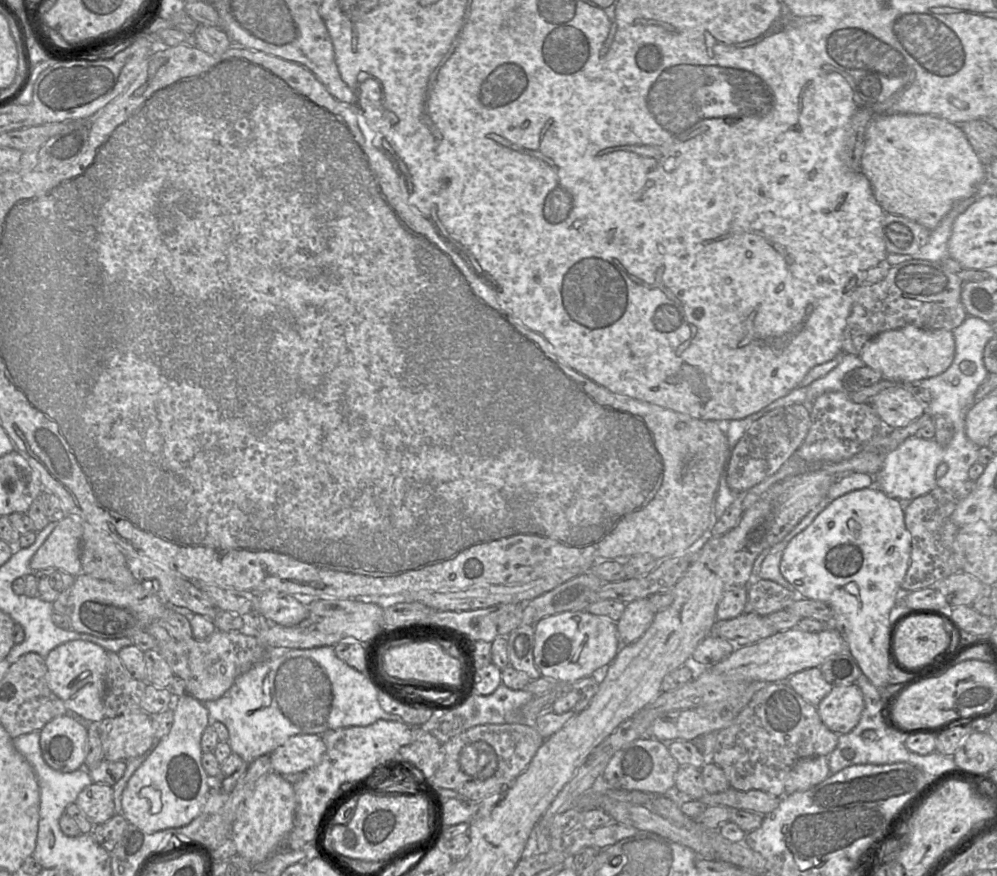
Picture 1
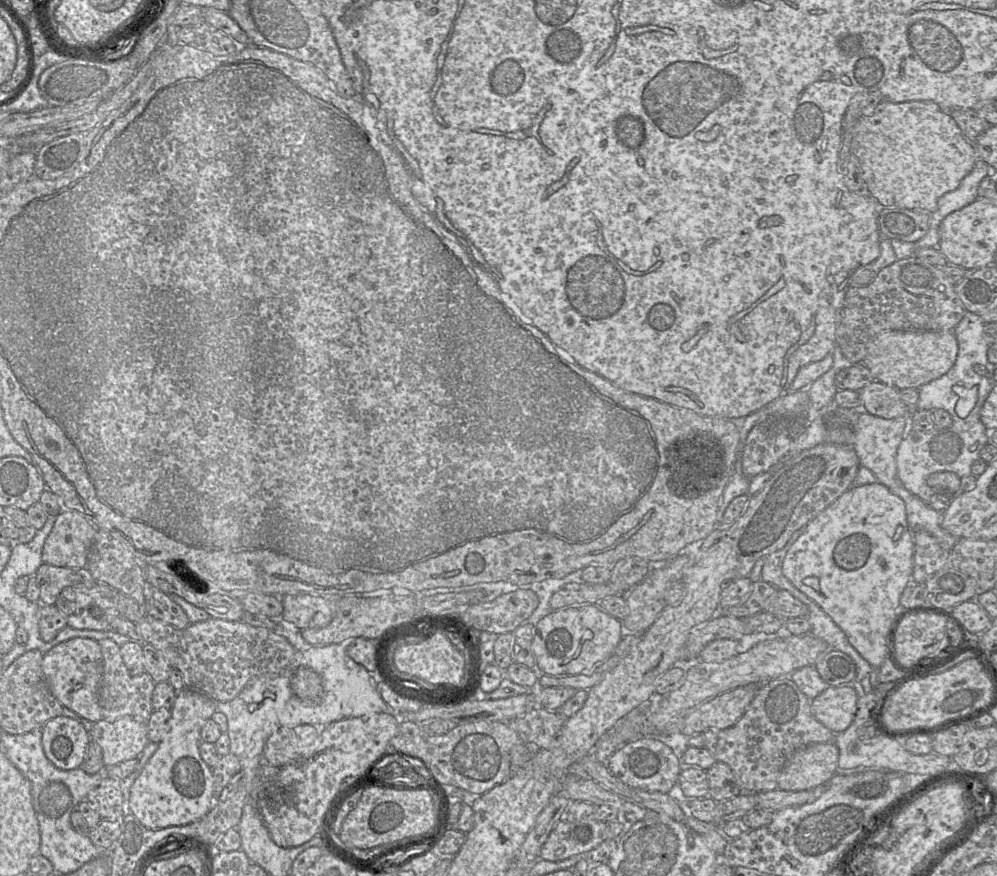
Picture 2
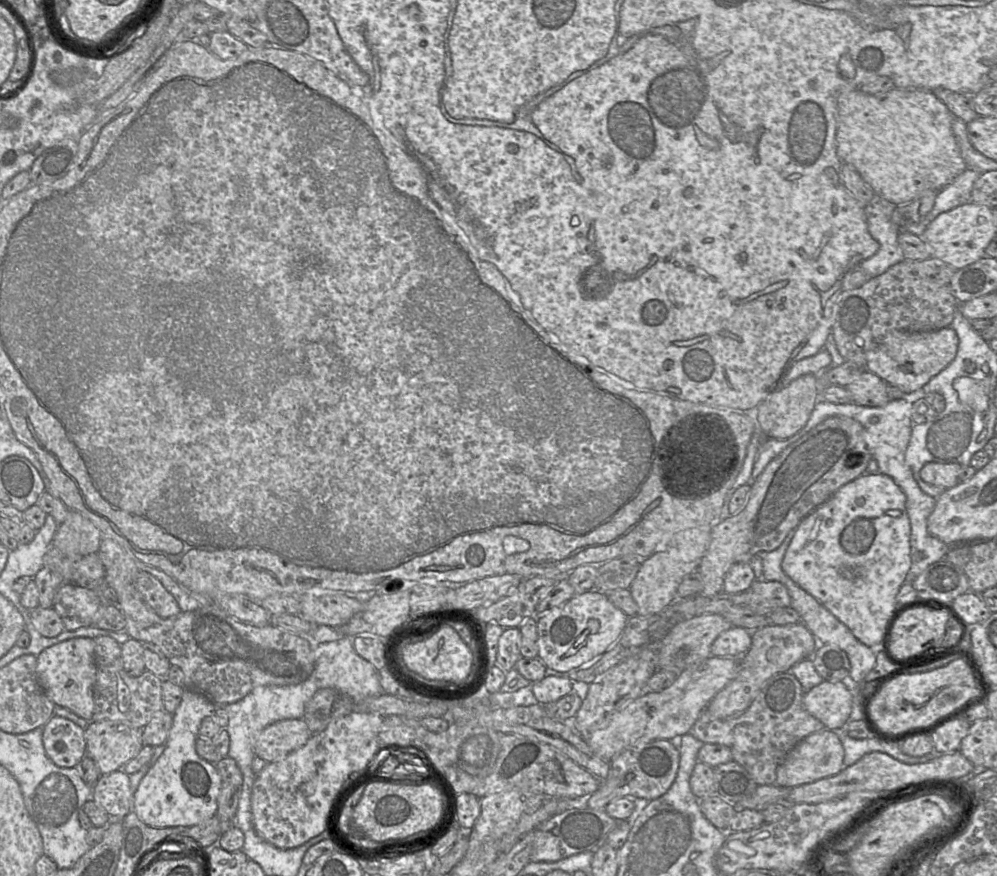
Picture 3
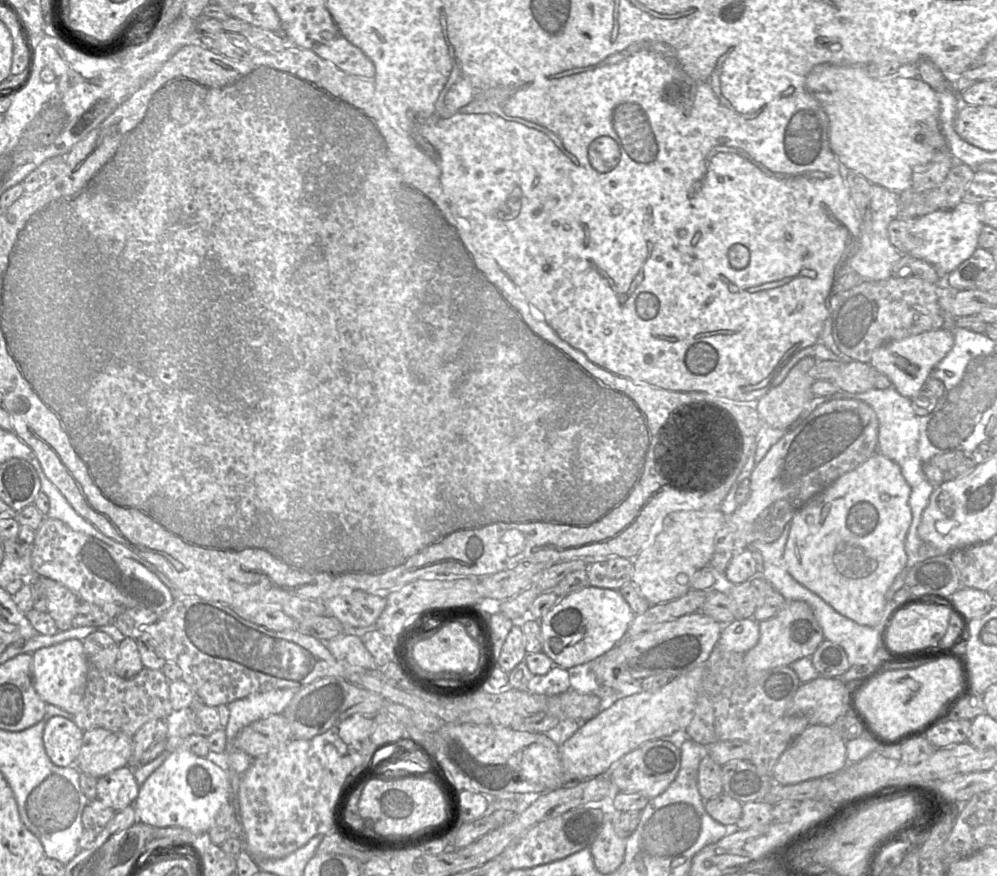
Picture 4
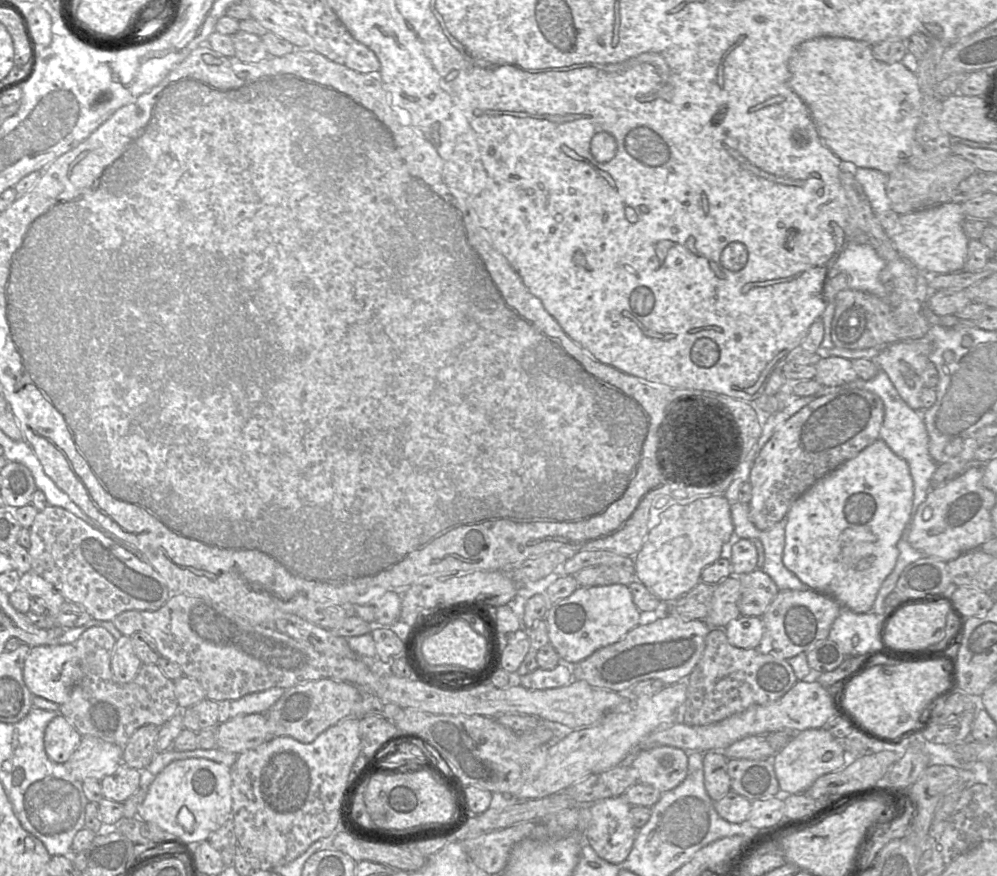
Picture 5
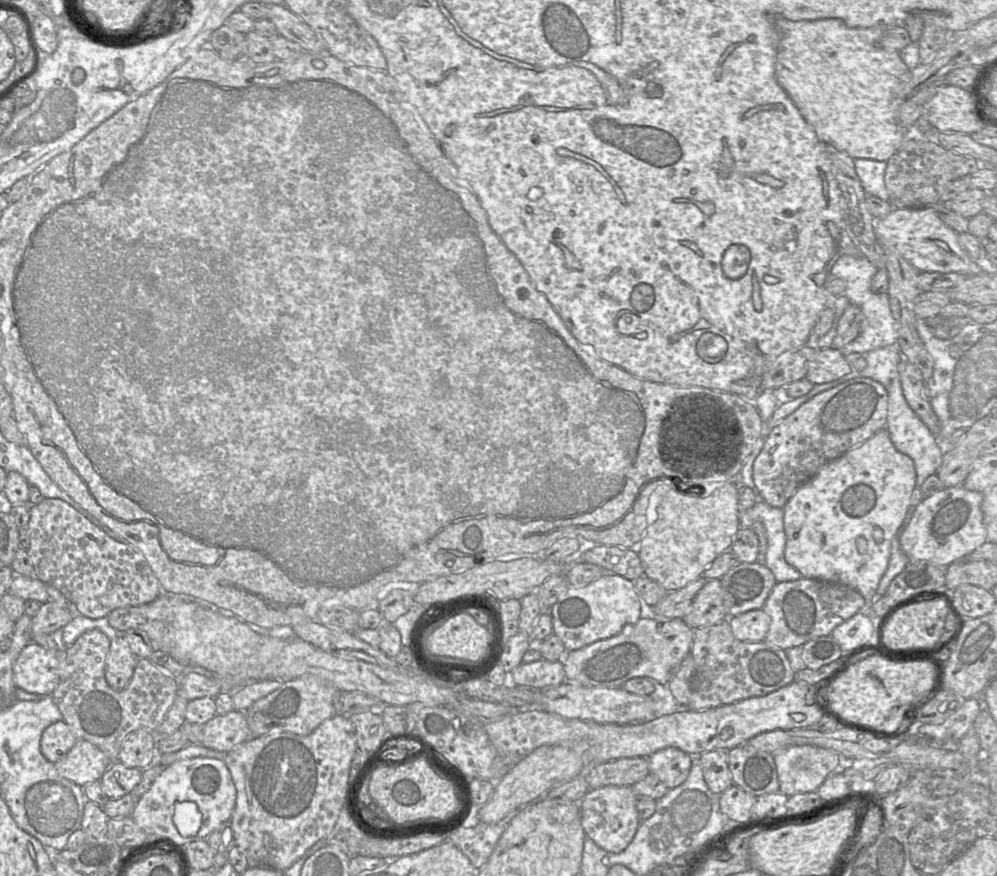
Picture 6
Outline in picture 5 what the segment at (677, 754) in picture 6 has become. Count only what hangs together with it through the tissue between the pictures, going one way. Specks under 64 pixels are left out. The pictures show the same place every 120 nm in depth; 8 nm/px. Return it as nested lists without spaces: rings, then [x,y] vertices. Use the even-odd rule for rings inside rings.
[[[672,746],[636,751],[628,762],[638,772],[638,782],[649,784],[661,793],[677,787],[688,771],[688,753]]]

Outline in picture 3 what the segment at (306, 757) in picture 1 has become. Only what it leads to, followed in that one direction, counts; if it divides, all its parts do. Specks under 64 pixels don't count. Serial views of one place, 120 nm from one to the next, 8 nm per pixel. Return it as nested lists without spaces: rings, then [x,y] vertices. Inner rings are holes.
[[[302,718],[275,722],[259,734],[255,743],[255,755],[271,763],[303,746],[311,736]]]

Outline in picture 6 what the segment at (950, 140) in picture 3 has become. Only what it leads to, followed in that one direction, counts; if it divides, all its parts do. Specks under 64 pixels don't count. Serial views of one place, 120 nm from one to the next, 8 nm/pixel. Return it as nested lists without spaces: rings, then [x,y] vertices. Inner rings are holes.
[[[777,17],[775,22],[778,38],[777,77],[779,82],[801,108],[820,138],[837,150],[846,152],[853,159],[861,158],[887,162],[905,140],[906,129],[899,122],[899,108],[907,99],[905,98],[905,85],[910,80],[911,70],[903,63],[899,53],[889,52],[880,46],[880,40],[885,29],[886,26],[883,25],[852,28],[838,19],[789,20]]]

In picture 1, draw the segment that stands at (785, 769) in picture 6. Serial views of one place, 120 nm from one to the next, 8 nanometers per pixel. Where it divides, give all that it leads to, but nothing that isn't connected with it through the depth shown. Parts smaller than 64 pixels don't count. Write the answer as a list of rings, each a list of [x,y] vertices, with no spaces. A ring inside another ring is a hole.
[[[828,756],[800,759],[784,775],[784,795],[806,791],[830,775]]]

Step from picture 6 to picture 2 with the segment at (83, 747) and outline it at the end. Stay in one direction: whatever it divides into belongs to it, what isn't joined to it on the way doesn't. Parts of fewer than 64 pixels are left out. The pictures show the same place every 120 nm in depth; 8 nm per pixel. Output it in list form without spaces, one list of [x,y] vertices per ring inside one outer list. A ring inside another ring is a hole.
[[[130,716],[115,721],[99,720],[89,725],[91,741],[101,748],[106,767],[137,759],[149,743],[145,720]]]

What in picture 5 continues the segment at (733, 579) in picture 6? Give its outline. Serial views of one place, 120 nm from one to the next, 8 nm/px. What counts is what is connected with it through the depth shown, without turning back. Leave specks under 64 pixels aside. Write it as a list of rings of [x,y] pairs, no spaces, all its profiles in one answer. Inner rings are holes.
[[[758,568],[747,574],[731,576],[738,576],[741,583],[740,614],[762,617],[779,593],[775,582]]]

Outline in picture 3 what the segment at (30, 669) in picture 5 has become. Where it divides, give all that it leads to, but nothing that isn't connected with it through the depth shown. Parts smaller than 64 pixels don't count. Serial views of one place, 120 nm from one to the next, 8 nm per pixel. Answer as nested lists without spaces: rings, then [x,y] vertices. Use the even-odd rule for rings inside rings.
[[[89,637],[72,638],[44,649],[37,656],[37,677],[46,695],[58,706],[91,721],[96,682],[95,641]]]

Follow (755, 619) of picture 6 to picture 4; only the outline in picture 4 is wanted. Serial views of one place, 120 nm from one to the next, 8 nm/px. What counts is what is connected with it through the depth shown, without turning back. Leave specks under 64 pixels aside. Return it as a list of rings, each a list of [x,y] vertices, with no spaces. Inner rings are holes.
[[[753,618],[737,619],[723,625],[718,640],[724,650],[745,654],[759,641],[759,622]]]

